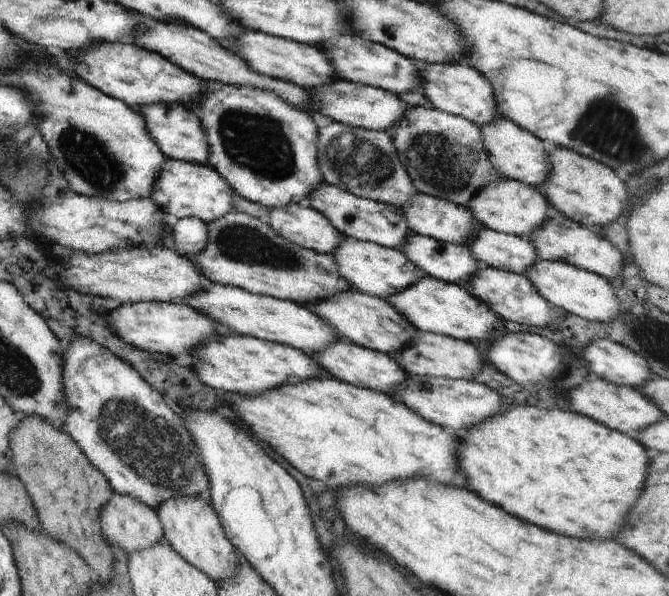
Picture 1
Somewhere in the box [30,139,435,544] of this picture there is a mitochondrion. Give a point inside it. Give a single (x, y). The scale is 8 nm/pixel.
(145, 443)

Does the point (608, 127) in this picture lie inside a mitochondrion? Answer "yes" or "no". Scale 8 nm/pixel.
yes

